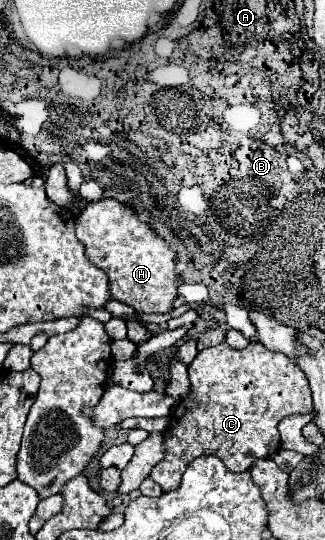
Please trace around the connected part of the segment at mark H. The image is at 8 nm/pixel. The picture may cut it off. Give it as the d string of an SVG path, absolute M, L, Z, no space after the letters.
M106 198L100 202L90 202L86 210L76 216L76 236L86 248L86 258L96 268L108 274L108 288L114 300L128 304L136 312L144 314L168 314L176 308L180 274L176 270L176 250L172 250L164 238L160 238L146 222L142 222L136 212L126 212L126 204L116 198Z

